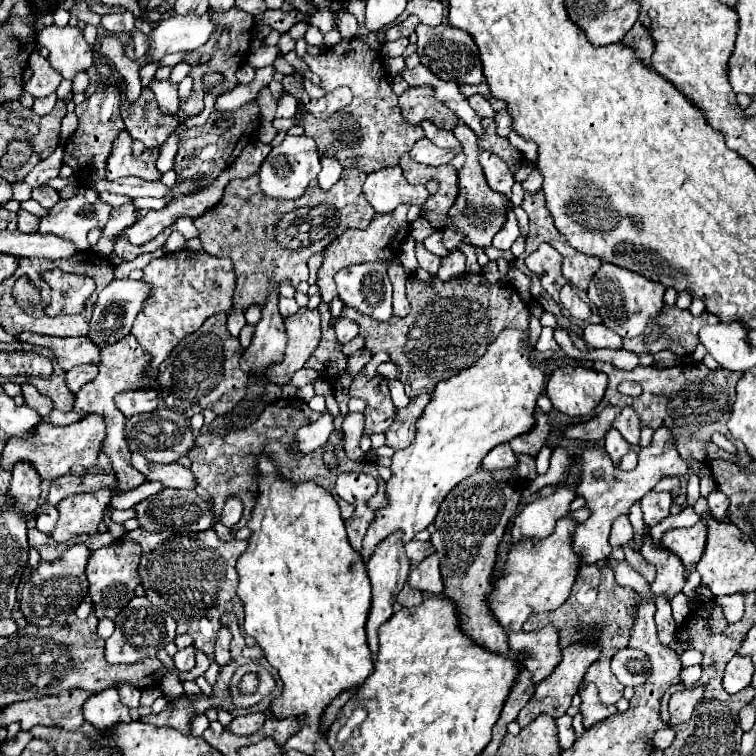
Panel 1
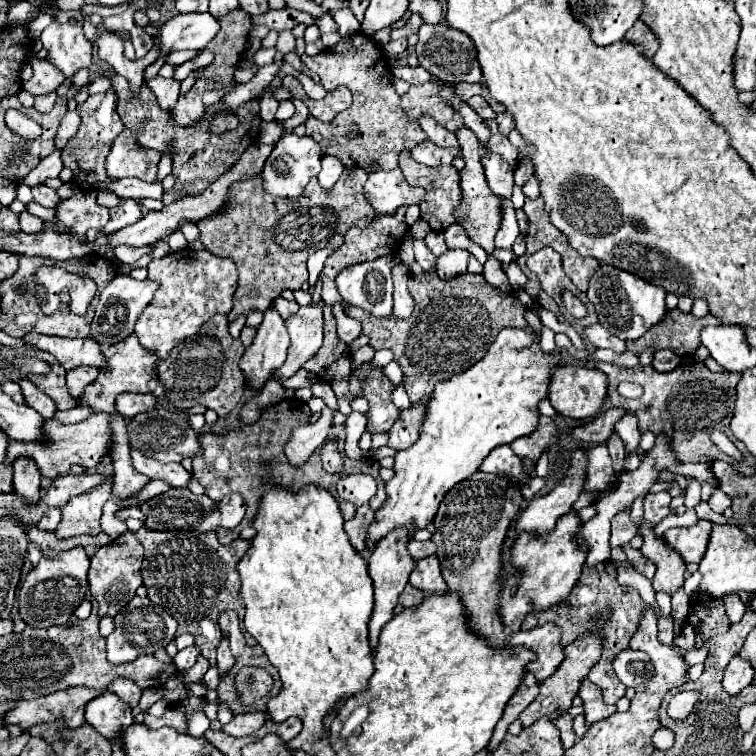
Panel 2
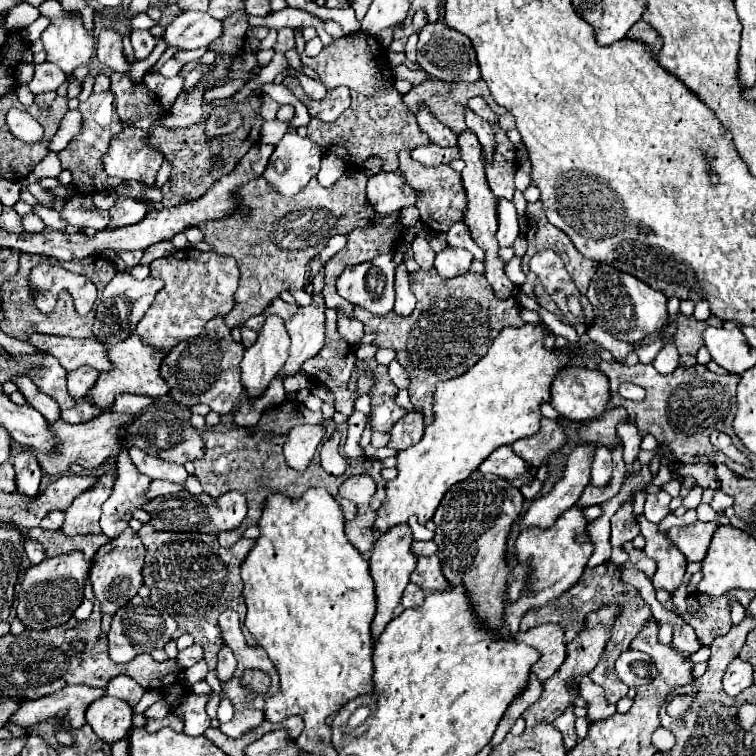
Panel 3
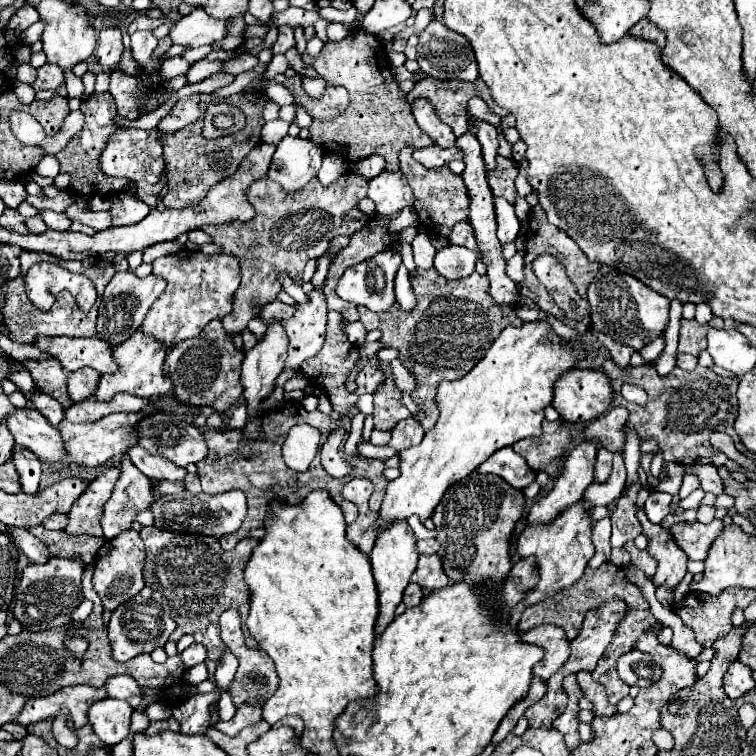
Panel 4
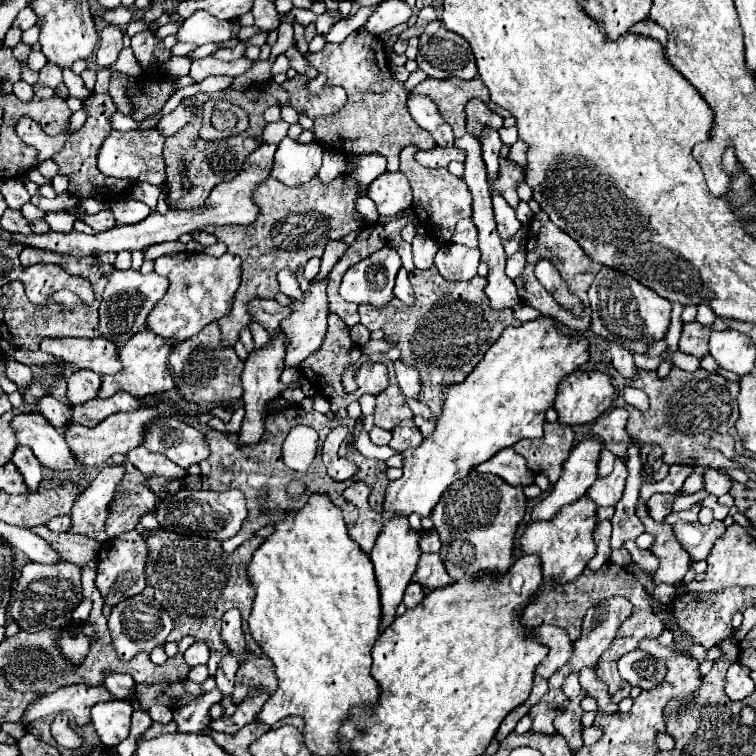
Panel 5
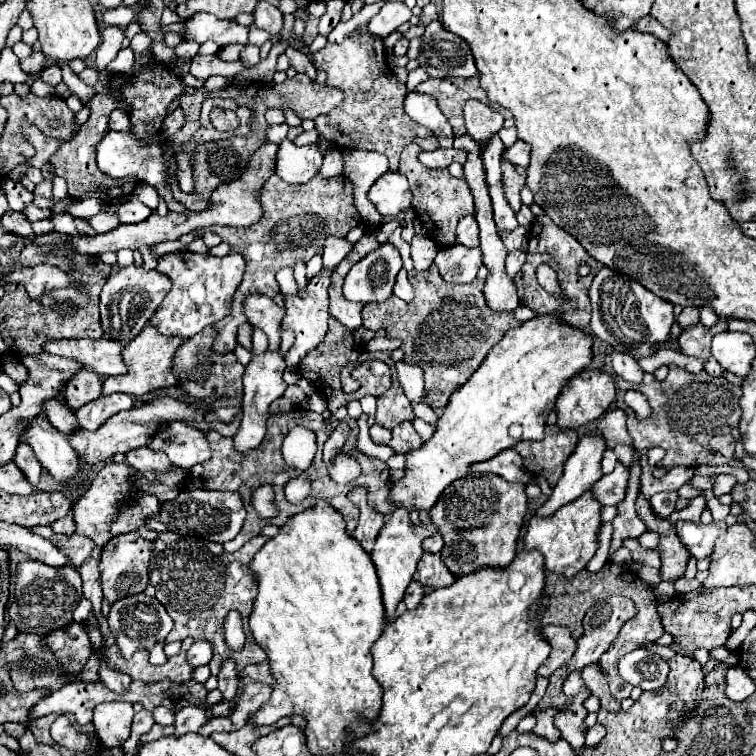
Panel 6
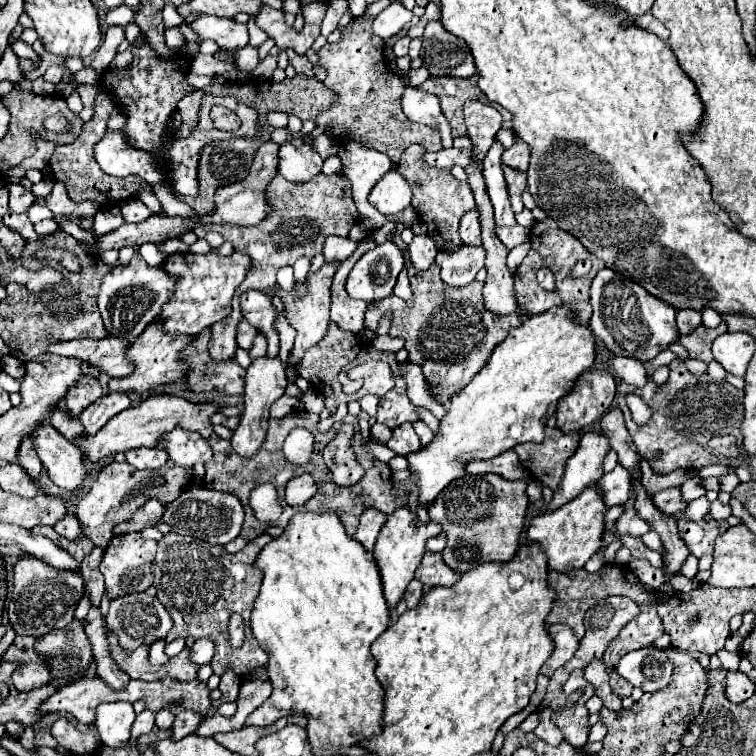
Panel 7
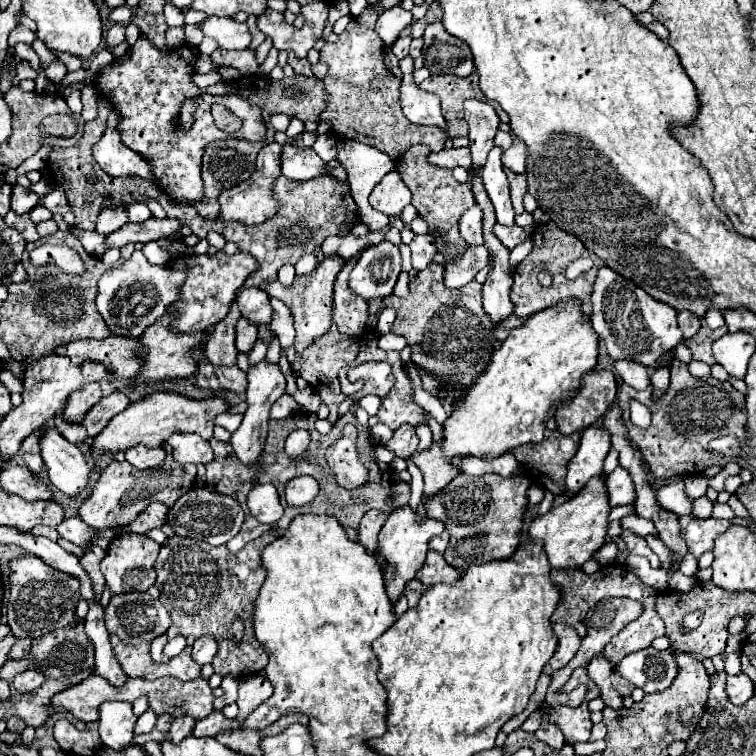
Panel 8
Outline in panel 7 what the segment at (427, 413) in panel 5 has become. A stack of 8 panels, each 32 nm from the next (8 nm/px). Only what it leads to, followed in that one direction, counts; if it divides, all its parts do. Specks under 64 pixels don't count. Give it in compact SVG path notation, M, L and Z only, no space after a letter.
M417 406L417 414L423 422L432 428L432 432L438 432L439 421L429 410Z

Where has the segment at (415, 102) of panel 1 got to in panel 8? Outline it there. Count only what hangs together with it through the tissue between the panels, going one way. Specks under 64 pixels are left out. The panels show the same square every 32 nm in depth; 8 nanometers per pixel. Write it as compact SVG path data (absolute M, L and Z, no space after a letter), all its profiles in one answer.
M470 74L466 78L458 76L430 76L420 84L422 90L436 94L442 100L442 114L448 122L450 134L456 136L468 135L468 124L462 116L462 104L468 98L478 98L488 102L488 98L478 88L478 74Z

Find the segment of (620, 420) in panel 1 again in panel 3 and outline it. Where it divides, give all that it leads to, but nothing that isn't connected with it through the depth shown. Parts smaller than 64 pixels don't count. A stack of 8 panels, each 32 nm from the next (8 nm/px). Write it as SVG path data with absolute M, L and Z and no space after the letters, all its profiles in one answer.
M626 418L624 422L620 422L620 426L618 426L618 436L622 438L622 446L624 446L624 458L626 458L628 474L632 474L632 460L638 456L642 436L638 434L636 424L634 424L630 418Z

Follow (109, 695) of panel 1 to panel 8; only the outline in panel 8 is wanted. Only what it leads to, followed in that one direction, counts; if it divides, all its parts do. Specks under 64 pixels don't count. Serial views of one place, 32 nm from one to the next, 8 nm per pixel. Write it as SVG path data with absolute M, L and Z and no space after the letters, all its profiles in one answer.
M104 702L98 710L100 738L104 746L112 750L122 750L132 744L132 728L136 716L130 702Z

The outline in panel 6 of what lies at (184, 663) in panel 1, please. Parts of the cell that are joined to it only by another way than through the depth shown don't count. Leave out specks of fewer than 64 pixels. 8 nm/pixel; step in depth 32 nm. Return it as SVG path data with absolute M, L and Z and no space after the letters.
M196 640L190 650L186 652L186 658L192 666L202 666L202 664L208 664L210 658L212 658L212 646L210 642L206 640Z

